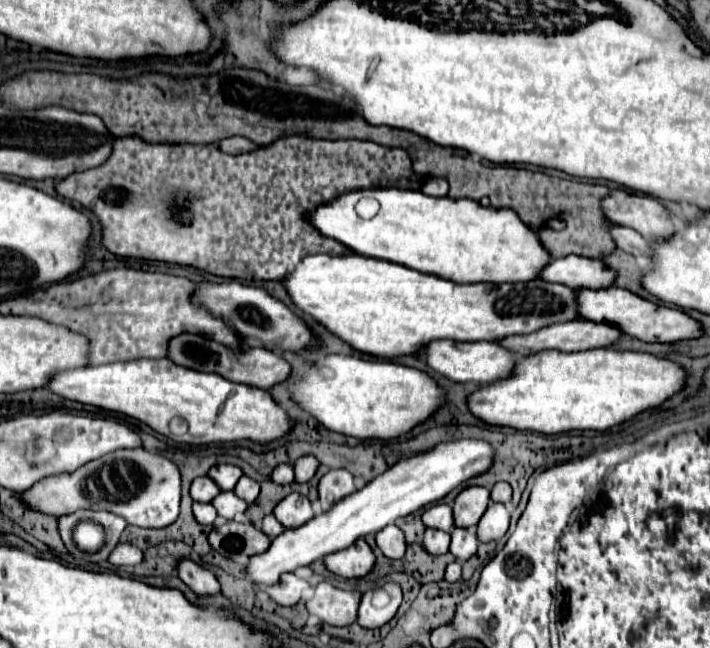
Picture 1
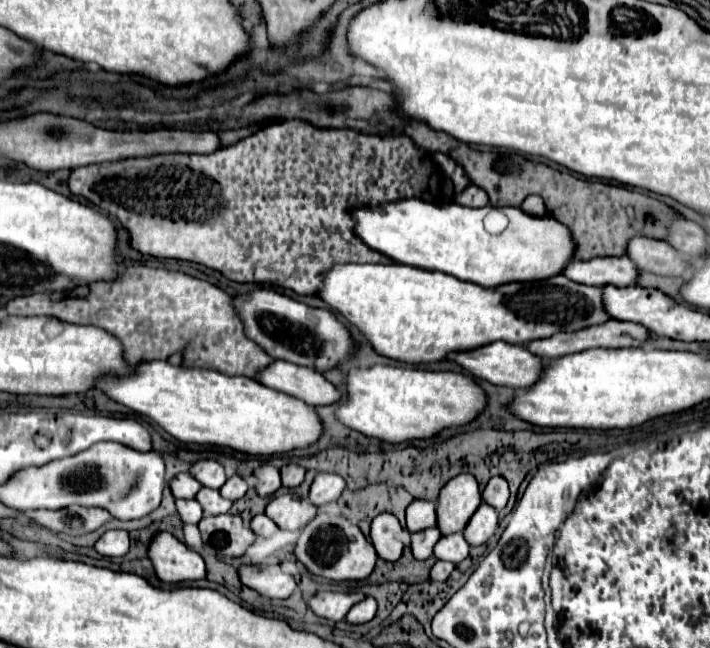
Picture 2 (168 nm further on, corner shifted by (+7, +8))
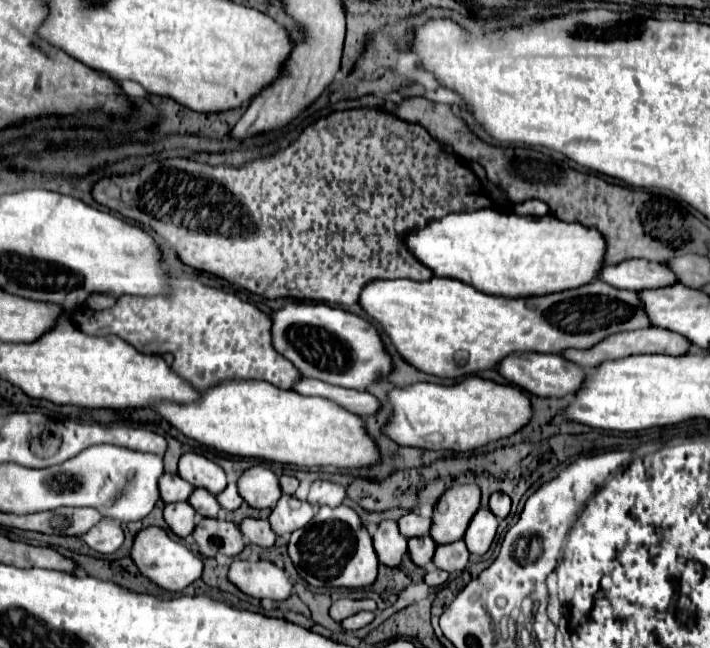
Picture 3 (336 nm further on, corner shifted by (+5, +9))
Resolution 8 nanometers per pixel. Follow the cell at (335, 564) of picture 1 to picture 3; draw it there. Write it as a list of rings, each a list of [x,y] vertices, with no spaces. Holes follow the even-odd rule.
[[[339,505],[335,509],[321,507],[309,525],[305,525],[303,529],[297,529],[289,541],[289,557],[299,577],[313,587],[367,587],[375,581],[377,567],[379,567],[369,531],[363,527],[359,515],[345,505]]]

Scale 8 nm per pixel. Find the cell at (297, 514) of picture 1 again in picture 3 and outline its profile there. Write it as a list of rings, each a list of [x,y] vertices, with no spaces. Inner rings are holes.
[[[283,495],[271,511],[269,523],[277,535],[289,535],[305,527],[313,519],[313,515],[315,507],[311,507],[307,501],[299,501],[293,495]]]

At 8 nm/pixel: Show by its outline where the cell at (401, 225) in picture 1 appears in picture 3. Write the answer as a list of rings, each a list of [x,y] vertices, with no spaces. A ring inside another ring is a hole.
[[[479,209],[469,213],[451,213],[439,221],[431,221],[425,229],[413,231],[405,237],[411,253],[439,277],[457,277],[483,293],[497,293],[499,297],[539,297],[541,293],[559,293],[561,289],[579,289],[597,281],[597,273],[605,261],[605,237],[597,229],[581,223],[565,223],[557,217],[519,217],[515,213],[499,213],[493,209]]]

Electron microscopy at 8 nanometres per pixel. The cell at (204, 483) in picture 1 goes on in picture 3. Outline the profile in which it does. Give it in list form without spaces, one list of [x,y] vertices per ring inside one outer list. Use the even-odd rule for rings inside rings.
[[[161,475],[159,481],[159,495],[163,503],[175,503],[175,501],[187,501],[187,497],[193,493],[193,485],[183,481],[179,475]]]

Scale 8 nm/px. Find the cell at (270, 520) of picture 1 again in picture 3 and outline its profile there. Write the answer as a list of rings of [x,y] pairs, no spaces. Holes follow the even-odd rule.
[[[243,519],[239,523],[239,529],[243,533],[243,537],[247,539],[247,543],[259,545],[259,547],[273,547],[275,543],[275,533],[269,525],[269,521],[261,521],[261,519]]]

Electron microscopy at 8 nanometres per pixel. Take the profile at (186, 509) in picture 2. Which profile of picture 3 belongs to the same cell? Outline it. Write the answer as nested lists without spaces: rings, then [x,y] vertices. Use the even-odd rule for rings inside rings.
[[[187,501],[181,503],[169,503],[163,509],[165,523],[177,537],[187,537],[195,529],[195,511]]]

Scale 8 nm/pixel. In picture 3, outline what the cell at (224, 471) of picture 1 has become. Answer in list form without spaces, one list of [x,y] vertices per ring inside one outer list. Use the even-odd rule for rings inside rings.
[[[185,453],[179,459],[179,477],[189,481],[193,487],[203,487],[213,495],[219,495],[225,485],[225,471],[199,453]]]

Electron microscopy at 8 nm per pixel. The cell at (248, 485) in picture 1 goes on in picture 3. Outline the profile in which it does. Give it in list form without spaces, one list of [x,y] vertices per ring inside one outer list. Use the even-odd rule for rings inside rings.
[[[235,483],[227,485],[227,489],[217,495],[217,501],[219,501],[219,505],[221,505],[223,509],[227,509],[227,511],[235,511],[235,509],[239,509],[239,505],[243,503],[243,499],[241,499],[239,493],[237,493],[237,485],[235,485]]]

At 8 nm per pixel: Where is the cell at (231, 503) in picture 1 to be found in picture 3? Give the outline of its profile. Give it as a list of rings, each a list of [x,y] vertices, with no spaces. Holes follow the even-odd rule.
[[[195,489],[195,491],[189,495],[187,503],[189,503],[189,505],[195,509],[195,513],[201,515],[201,517],[217,517],[217,513],[221,511],[221,505],[217,503],[217,499],[215,499],[211,493],[207,493],[207,489]]]

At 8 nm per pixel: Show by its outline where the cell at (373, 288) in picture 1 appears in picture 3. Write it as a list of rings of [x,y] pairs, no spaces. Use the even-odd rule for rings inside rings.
[[[433,277],[429,281],[411,281],[411,279],[393,279],[393,281],[371,281],[363,291],[361,291],[361,299],[359,305],[381,323],[381,327],[385,329],[385,333],[391,337],[395,349],[403,355],[405,361],[409,361],[411,365],[415,365],[419,371],[441,377],[441,379],[457,379],[457,377],[467,377],[485,369],[495,369],[499,365],[499,361],[503,361],[507,355],[511,353],[553,353],[553,355],[561,355],[561,349],[591,349],[593,345],[597,345],[597,341],[603,341],[605,337],[613,335],[613,333],[623,333],[623,331],[635,331],[635,329],[647,329],[651,327],[649,315],[645,315],[645,307],[641,307],[641,297],[635,291],[621,291],[615,289],[611,285],[607,285],[605,281],[595,281],[593,285],[585,285],[579,289],[571,289],[571,291],[561,291],[561,293],[553,293],[553,295],[543,295],[543,297],[527,297],[527,299],[507,299],[507,297],[495,297],[495,295],[485,295],[477,289],[473,289],[471,285],[465,285],[463,281],[457,279],[447,279],[447,277]]]

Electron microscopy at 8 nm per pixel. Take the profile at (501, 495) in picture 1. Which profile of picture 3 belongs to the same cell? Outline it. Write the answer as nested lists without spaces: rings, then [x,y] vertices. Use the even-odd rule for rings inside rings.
[[[493,493],[491,501],[489,501],[489,509],[493,511],[495,517],[505,519],[509,515],[509,511],[511,511],[511,499],[507,495],[503,495],[503,493]]]

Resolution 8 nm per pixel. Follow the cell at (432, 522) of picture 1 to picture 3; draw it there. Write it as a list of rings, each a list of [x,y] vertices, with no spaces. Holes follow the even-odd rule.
[[[407,513],[407,515],[403,515],[397,521],[397,525],[399,525],[399,533],[403,537],[407,537],[407,539],[411,539],[411,537],[425,537],[425,535],[429,535],[431,519],[425,519],[425,517],[417,515],[417,513]]]

